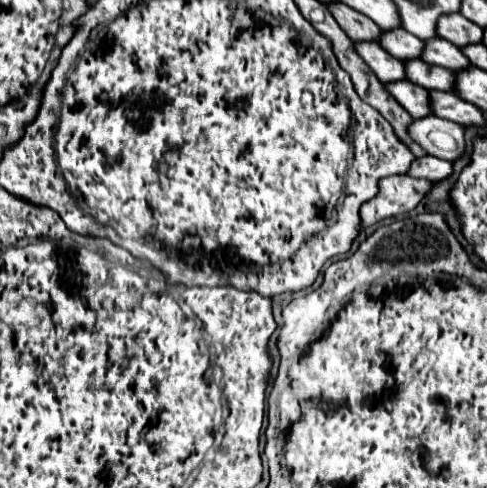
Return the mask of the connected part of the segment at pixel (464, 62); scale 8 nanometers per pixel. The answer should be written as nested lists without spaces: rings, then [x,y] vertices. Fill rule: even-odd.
[[[442,37],[430,39],[430,43],[426,43],[426,51],[422,53],[422,61],[430,63],[430,65],[444,67],[454,73],[470,67],[470,59],[462,53],[462,49],[454,47],[452,43],[446,43],[446,39],[442,39]]]

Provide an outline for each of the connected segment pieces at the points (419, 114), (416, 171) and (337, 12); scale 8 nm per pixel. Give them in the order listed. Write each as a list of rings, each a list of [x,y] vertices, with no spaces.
[[[406,79],[406,83],[394,83],[394,87],[386,85],[388,91],[398,99],[398,103],[414,117],[422,119],[432,115],[432,105],[430,105],[430,93],[424,87],[418,87]]]
[[[422,157],[422,159],[416,159],[412,165],[410,165],[410,171],[408,175],[410,177],[422,177],[422,179],[430,179],[430,181],[444,181],[446,177],[452,175],[452,163],[450,161],[444,161],[444,159],[438,159],[438,157]]]
[[[334,3],[334,7],[330,7],[330,13],[338,21],[338,25],[344,29],[344,33],[350,35],[350,39],[356,43],[378,41],[382,35],[382,29],[376,23],[370,23],[370,19],[366,19],[364,15],[358,15],[358,11],[342,3]]]

